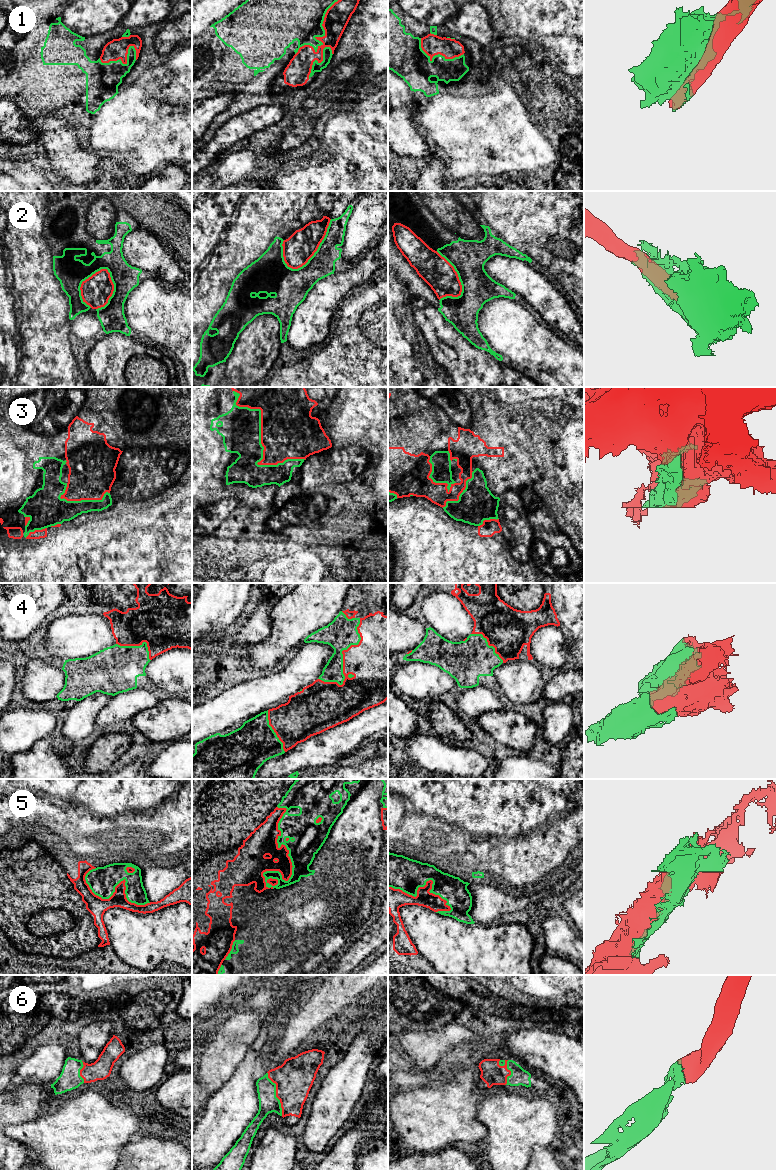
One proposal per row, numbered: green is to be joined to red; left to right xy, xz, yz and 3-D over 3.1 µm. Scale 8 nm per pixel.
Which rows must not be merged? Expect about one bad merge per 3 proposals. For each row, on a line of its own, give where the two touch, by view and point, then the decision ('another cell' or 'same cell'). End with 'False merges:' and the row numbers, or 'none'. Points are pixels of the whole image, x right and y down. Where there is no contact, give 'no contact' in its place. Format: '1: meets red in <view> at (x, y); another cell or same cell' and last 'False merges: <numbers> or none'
1: meets red in xz at (320, 37); same cell
2: meets red in xy at (113, 290); same cell
3: meets red in xz at (261, 441); another cell
4: meets red in xz at (343, 659); same cell
5: meets red in xz at (289, 858); same cell
6: meets red in xz at (276, 1094); same cell
False merges: 3

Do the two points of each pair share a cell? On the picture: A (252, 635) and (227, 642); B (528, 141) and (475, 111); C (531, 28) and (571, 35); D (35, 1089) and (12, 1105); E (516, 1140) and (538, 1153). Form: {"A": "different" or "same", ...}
{"A": "same", "B": "same", "C": "same", "D": "same", "E": "different"}

